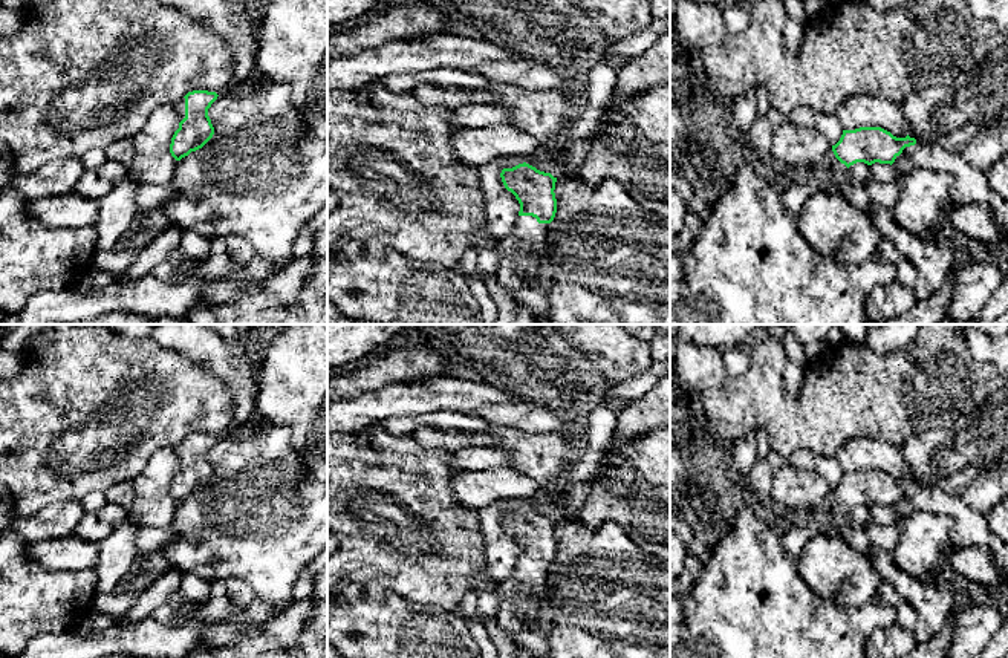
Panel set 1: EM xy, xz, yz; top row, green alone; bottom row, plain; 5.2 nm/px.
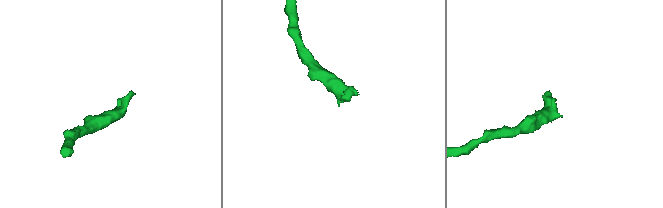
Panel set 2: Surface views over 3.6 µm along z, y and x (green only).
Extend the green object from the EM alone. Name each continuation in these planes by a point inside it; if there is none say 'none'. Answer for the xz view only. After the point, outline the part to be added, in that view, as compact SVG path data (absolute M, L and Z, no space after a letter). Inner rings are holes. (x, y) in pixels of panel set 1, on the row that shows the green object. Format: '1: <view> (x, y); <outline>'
1: xz (525, 267); M517 216L511 234L497 243L499 283L512 292L534 320L548 314L546 291L554 274L548 231L549 223L538 223L532 216Z

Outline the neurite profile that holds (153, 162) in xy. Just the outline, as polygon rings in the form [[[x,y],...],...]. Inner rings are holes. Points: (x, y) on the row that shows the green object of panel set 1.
[[[174,104],[158,107],[144,129],[133,136],[135,158],[128,174],[139,184],[170,184],[177,161],[170,153],[174,132],[179,129]]]

